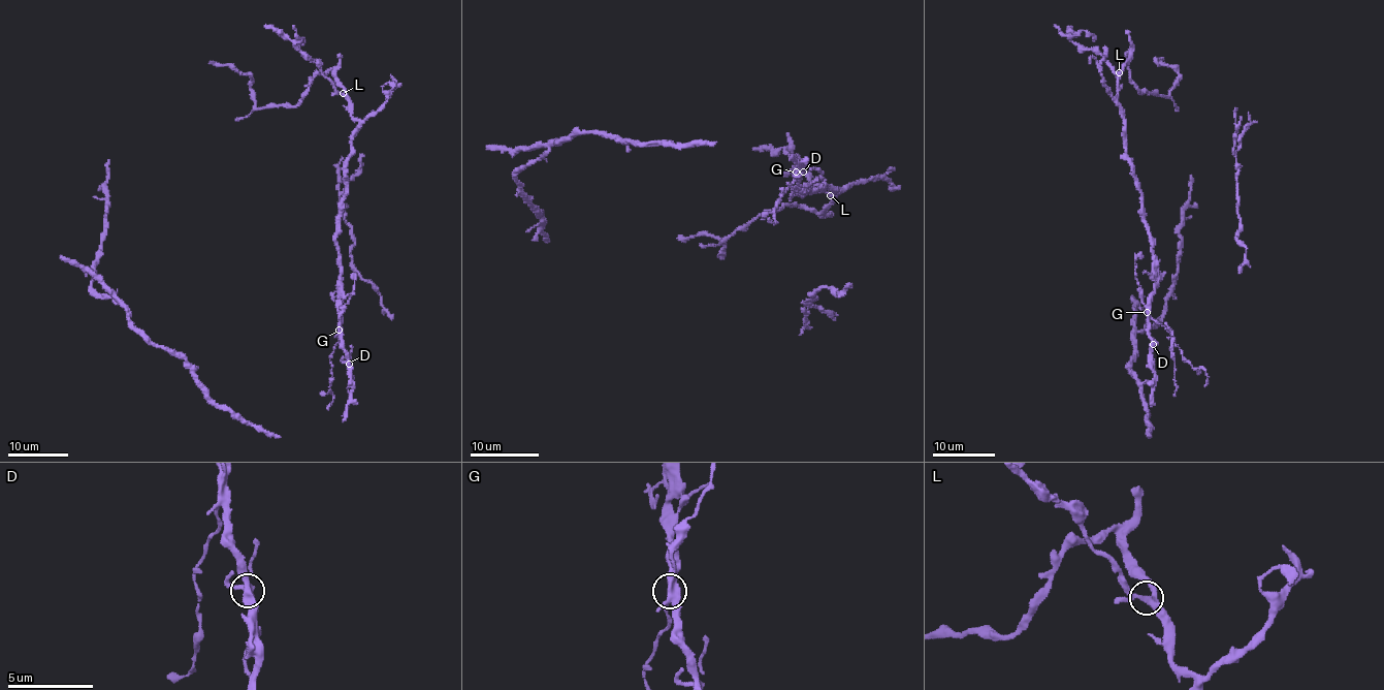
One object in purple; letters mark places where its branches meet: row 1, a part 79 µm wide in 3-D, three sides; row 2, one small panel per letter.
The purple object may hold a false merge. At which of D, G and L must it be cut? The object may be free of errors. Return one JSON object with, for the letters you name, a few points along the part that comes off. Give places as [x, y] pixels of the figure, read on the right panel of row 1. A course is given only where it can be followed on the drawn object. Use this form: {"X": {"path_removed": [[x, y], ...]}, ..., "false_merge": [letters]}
{"false_merge": ["G"]}

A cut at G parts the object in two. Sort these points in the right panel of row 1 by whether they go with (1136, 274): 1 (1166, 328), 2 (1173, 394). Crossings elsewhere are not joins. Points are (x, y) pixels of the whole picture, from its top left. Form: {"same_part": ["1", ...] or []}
{"same_part": []}

